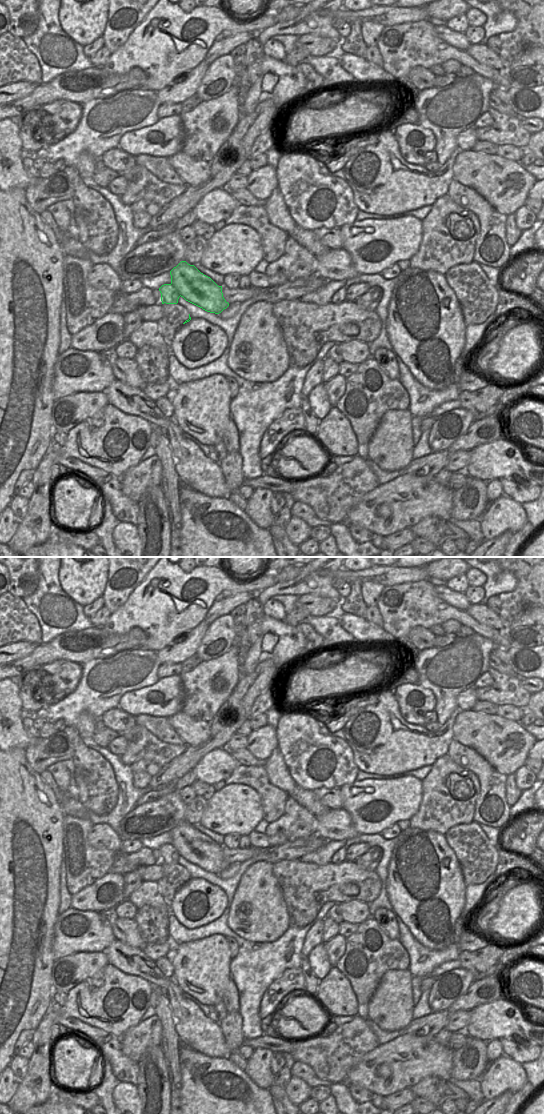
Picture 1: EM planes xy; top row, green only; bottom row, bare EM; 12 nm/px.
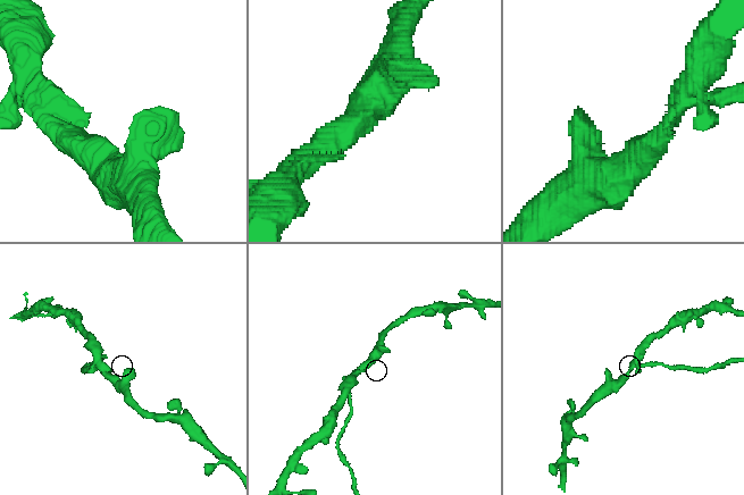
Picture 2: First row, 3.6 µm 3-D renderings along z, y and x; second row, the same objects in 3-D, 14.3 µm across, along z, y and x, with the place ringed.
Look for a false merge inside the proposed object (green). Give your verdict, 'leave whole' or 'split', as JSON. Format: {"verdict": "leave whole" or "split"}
{"verdict": "split"}

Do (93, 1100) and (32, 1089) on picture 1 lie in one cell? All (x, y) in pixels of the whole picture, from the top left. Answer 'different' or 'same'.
different

